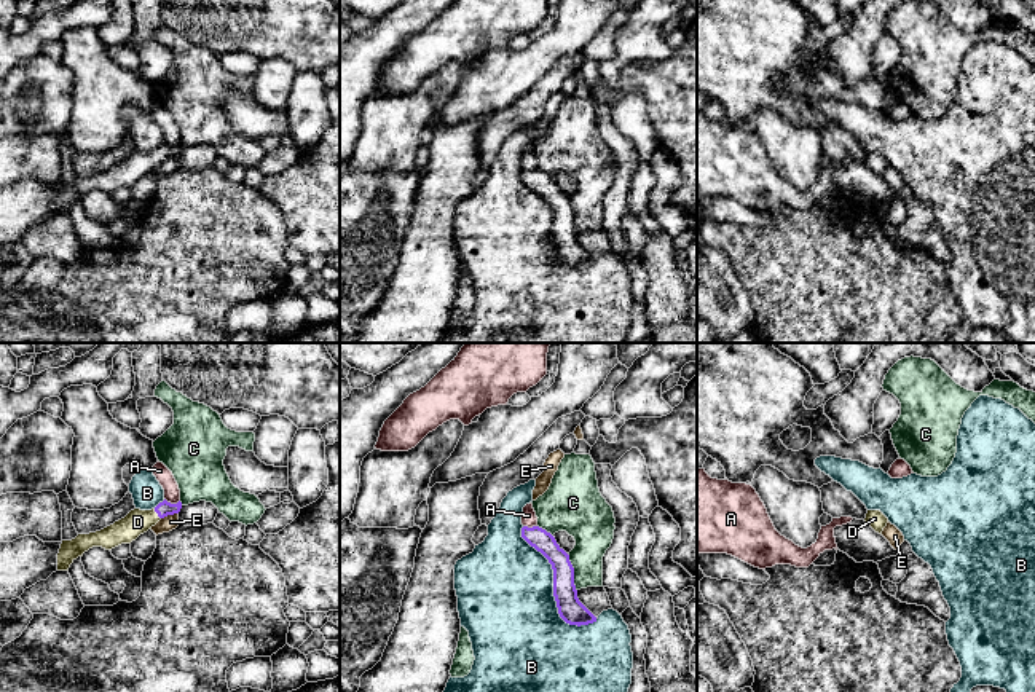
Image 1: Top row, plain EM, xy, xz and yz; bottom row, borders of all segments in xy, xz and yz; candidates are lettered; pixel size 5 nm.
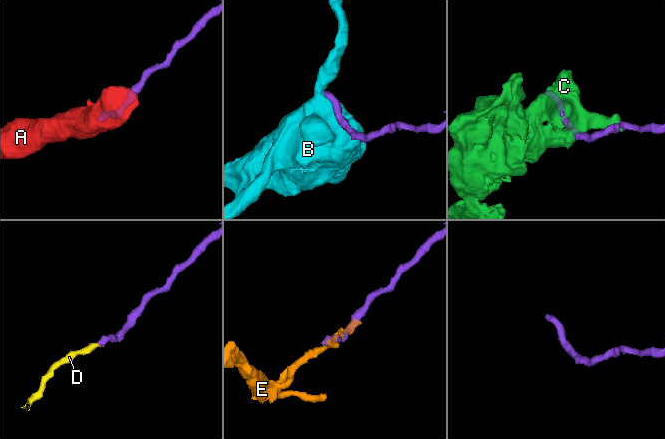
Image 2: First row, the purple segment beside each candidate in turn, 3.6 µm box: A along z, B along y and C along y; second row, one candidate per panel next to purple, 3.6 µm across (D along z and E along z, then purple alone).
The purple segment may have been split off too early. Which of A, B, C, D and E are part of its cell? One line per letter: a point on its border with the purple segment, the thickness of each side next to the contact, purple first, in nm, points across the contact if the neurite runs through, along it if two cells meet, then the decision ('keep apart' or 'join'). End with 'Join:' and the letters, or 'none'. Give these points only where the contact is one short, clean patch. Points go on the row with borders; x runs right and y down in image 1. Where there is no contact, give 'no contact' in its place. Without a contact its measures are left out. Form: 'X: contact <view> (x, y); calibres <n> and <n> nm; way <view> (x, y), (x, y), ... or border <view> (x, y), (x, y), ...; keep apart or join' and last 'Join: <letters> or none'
A: contact xy (173, 504); calibres 80 and 80 nm; border xy (165, 498), (171, 503), (179, 501); keep apart
B: contact xz (554, 589); calibres 120 and 480 nm; keep apart
C: contact xz (573, 573); calibres 120 and 220 nm; keep apart
D: contact xy (157, 512); calibres 80 and 130 nm; way xy (163, 509), (157, 512), (137, 522); join
E: contact xy (169, 514); calibres 80 and 80 nm; border xy (177, 512), (161, 518); keep apart
Join: D

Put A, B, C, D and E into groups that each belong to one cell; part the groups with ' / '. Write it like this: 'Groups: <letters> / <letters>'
Groups: A / B / C / D / E

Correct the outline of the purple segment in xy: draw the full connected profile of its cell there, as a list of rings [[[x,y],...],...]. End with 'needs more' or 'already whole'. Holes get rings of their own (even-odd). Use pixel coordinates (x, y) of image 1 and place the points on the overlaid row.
[[[166,499],[152,510],[131,510],[124,518],[89,534],[78,534],[72,541],[62,541],[57,553],[57,571],[69,571],[70,564],[92,547],[112,550],[121,544],[131,544],[140,534],[152,529],[161,518],[179,513],[182,502],[171,504]]] | needs more

